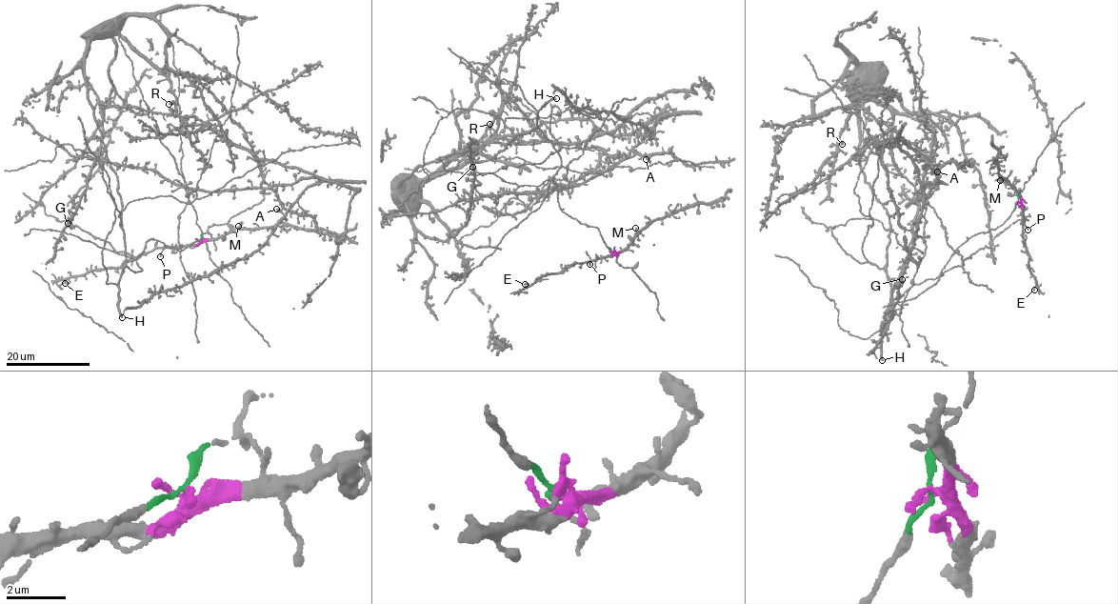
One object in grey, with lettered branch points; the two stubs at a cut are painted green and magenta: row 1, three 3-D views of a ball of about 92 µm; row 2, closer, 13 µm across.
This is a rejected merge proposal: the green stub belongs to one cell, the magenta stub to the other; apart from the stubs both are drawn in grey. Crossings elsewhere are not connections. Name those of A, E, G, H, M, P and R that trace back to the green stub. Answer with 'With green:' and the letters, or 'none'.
With green: A, G, H, R

